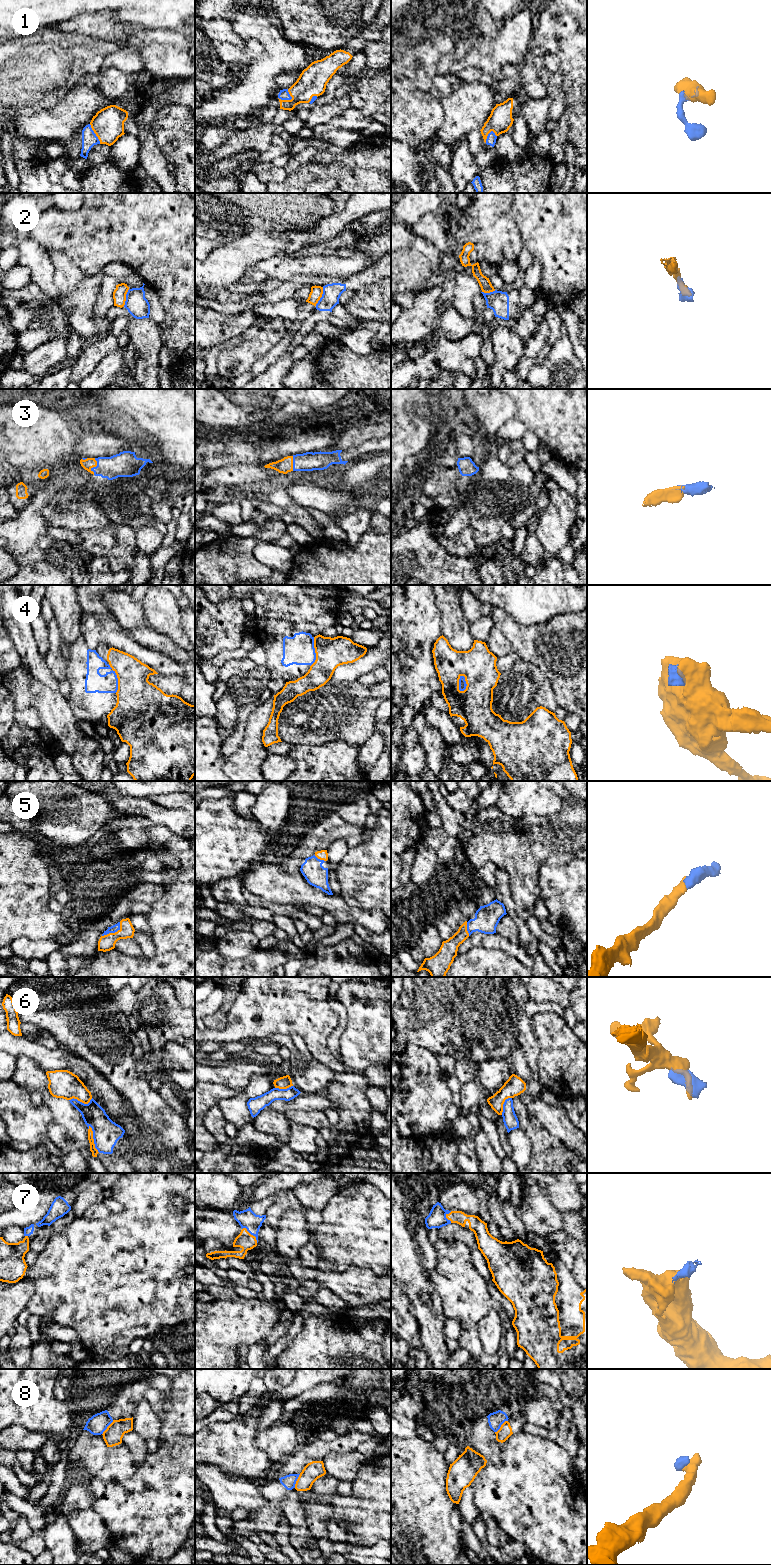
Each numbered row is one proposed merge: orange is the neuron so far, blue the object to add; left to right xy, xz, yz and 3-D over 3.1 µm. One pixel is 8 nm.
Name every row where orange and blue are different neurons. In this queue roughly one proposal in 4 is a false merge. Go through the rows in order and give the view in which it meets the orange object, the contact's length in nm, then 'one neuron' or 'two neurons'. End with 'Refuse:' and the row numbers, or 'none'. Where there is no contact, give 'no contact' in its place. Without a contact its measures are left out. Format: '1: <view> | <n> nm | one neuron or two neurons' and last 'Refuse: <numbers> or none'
1: xz | 120 nm | one neuron
2: xz | 170 nm | two neurons
3: xy | 140 nm | one neuron
4: yz | 140 nm | two neurons
5: xy | 190 nm | one neuron
6: xy | 240 nm | two neurons
7: xz | 170 nm | one neuron
8: yz | 140 nm | two neurons
Refuse: 2, 4, 6, 8

